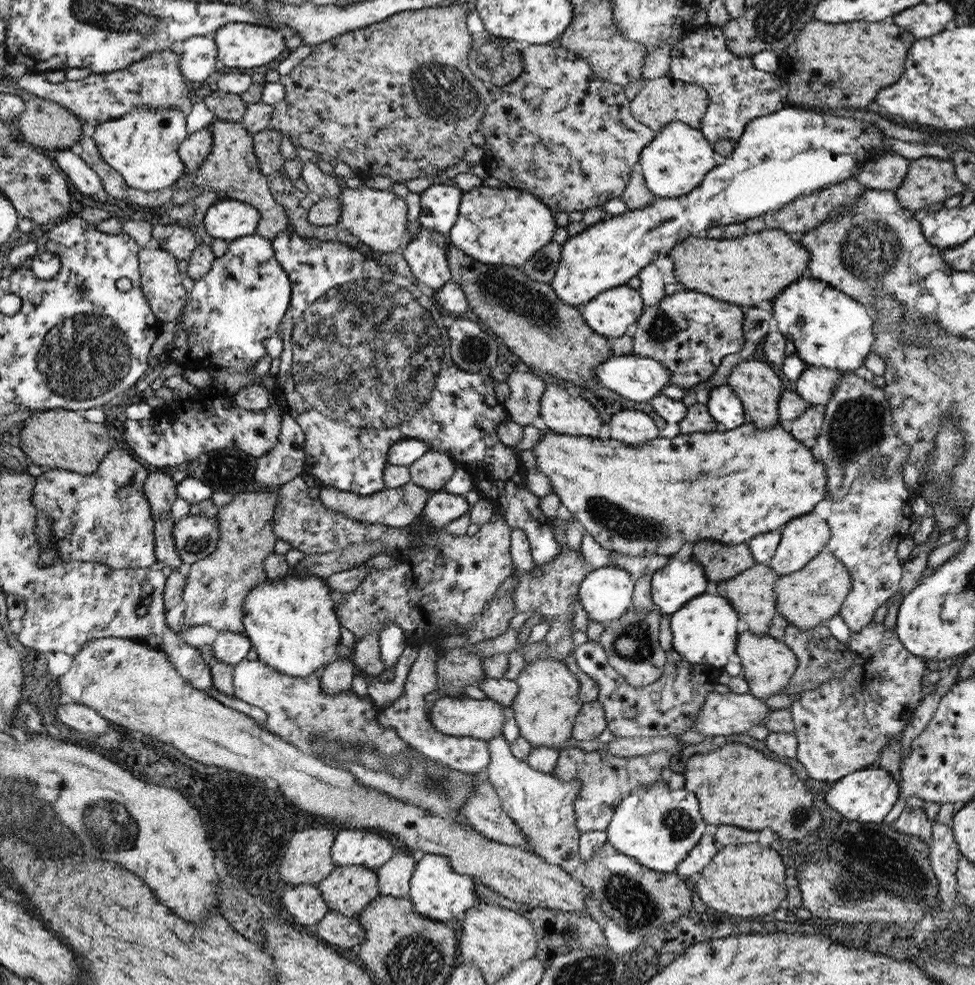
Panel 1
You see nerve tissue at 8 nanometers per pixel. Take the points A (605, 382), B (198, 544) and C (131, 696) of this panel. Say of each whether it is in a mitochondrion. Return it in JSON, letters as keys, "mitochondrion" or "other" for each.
{"A":"other","B":"mitochondrion","C":"other"}

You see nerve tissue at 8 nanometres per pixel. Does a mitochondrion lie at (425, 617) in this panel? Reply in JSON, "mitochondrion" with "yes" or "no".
{"mitochondrion":"no"}

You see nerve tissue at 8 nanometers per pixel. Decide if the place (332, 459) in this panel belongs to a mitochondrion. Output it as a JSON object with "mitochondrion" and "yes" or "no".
{"mitochondrion":"no"}

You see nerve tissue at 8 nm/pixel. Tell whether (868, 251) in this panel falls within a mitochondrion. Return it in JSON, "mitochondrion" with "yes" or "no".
{"mitochondrion":"yes"}

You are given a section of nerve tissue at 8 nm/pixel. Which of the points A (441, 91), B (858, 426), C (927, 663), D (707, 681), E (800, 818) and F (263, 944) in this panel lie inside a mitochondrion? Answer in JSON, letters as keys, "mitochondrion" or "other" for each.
{"A":"mitochondrion","B":"mitochondrion","C":"other","D":"other","E":"mitochondrion","F":"other"}

